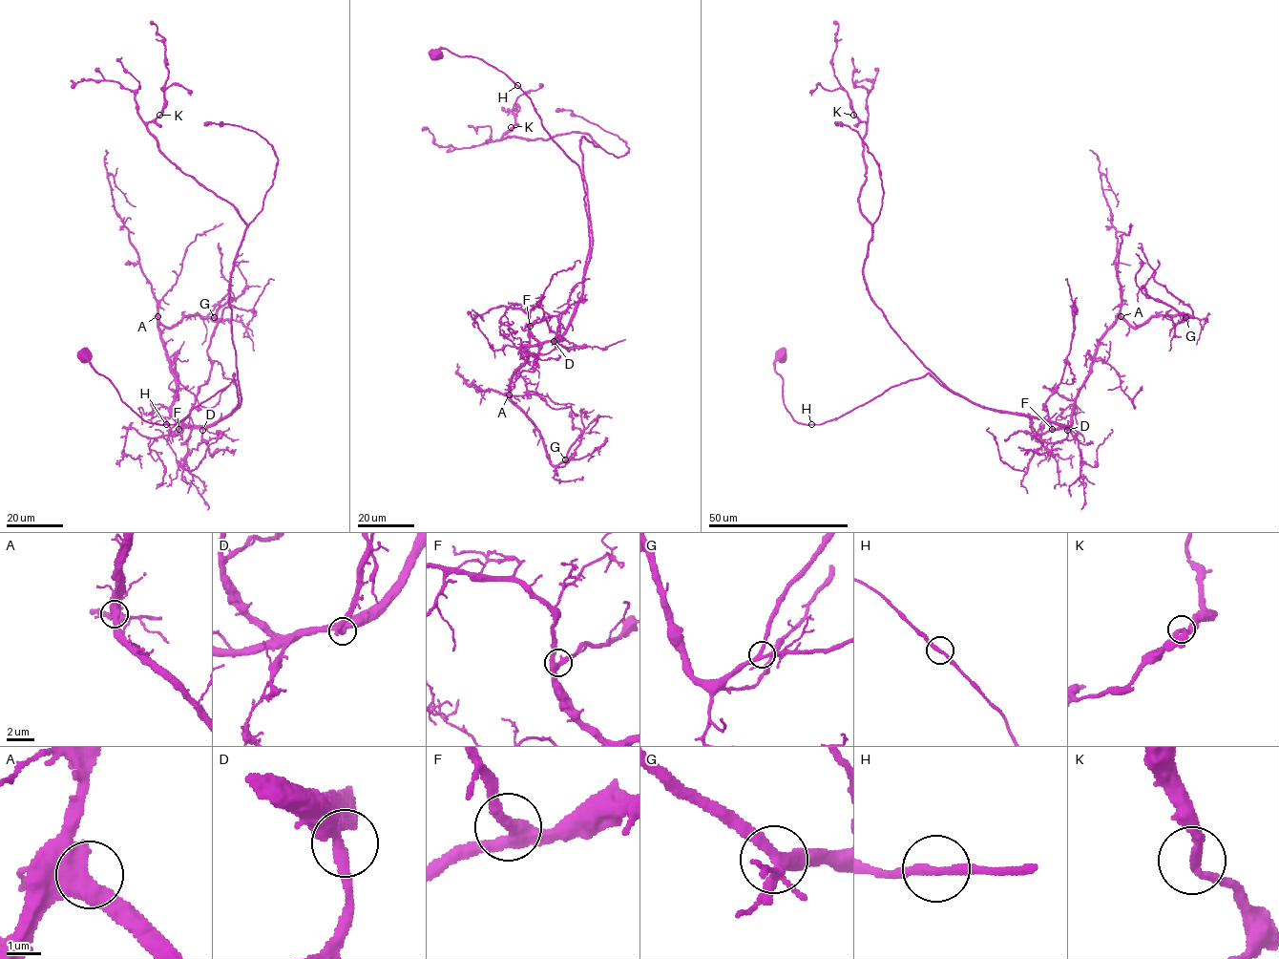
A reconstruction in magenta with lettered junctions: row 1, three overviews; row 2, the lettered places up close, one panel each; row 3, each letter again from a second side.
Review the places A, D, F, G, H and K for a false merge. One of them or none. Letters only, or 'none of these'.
none of these

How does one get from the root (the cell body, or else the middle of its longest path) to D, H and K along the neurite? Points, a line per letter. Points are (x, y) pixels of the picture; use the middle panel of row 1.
D: (436, 53), (446, 48), (504, 73), (578, 167), (589, 249), (576, 312), (554, 341)
H: (436, 53), (446, 48), (460, 56), (482, 58), (504, 73), (516, 85)
K: (436, 53), (482, 58), (530, 99), (580, 171), (589, 251), (581, 138), (597, 145), (498, 139), (512, 128)

